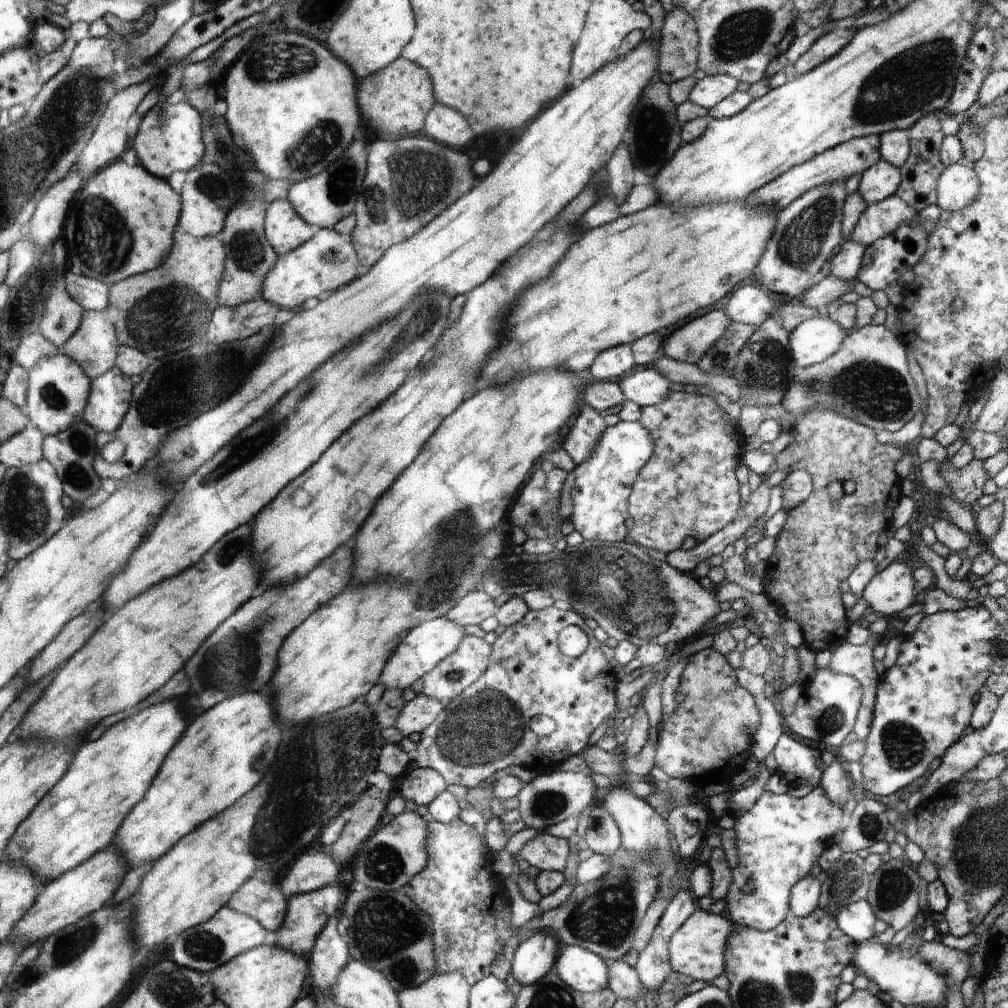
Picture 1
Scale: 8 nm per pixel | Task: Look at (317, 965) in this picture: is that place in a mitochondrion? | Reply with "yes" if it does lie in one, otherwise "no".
no

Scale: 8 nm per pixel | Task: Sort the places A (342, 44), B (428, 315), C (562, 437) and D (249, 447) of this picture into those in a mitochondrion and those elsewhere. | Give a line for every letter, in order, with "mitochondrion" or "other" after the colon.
A: other
B: mitochondrion
C: other
D: mitochondrion

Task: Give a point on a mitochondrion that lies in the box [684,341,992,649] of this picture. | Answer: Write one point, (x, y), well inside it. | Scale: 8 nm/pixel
(880, 393)

